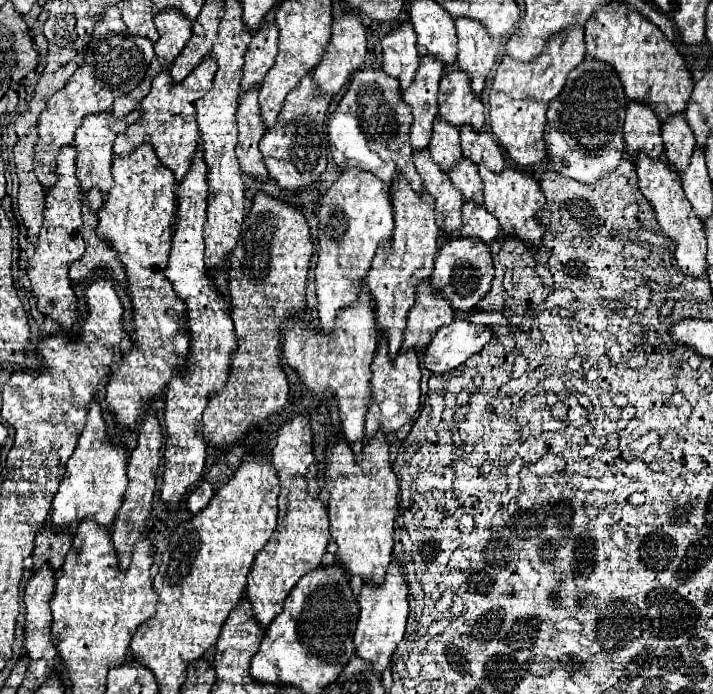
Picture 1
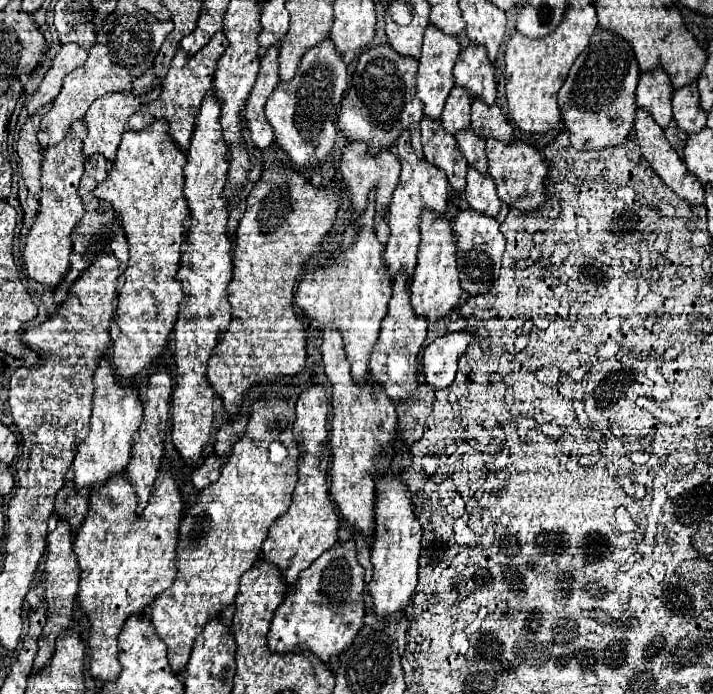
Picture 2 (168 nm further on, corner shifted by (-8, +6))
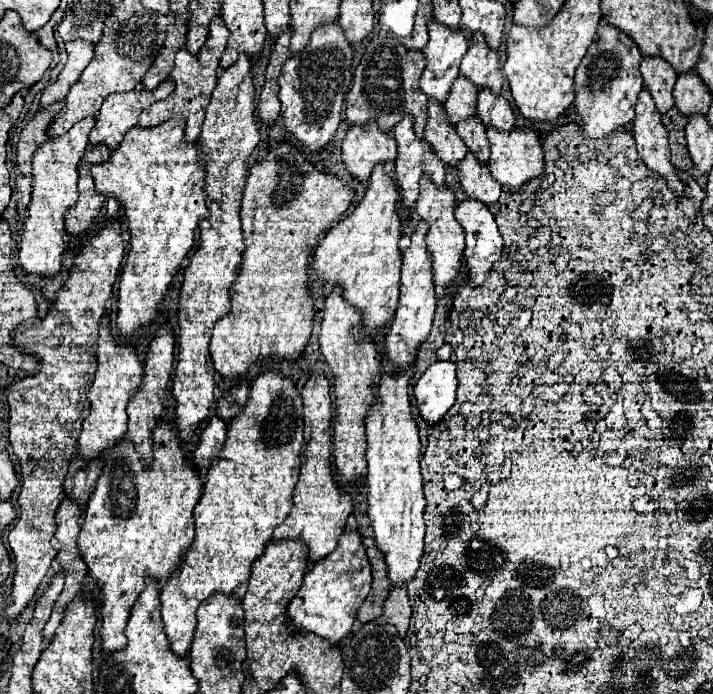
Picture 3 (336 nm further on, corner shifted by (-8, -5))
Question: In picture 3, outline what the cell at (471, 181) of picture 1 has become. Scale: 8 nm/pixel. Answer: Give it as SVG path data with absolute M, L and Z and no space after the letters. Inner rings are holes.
M472 116L470 120L458 122L456 132L464 140L468 150L480 160L480 164L486 164L486 160L490 156L490 144L488 144L486 128L482 126L482 122L476 116Z

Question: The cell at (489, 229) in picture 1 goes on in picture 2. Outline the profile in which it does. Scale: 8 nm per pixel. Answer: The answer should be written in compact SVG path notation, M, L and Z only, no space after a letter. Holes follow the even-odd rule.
M468 169L464 195L470 207L488 217L496 217L500 211L500 199L496 193L496 183L488 173L478 173L476 169Z

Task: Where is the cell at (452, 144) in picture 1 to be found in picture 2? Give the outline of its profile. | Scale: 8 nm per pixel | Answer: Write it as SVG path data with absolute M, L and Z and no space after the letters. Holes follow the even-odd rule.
M454 87L442 111L442 123L448 133L456 135L460 129L470 127L470 105L472 105L472 97L468 89Z

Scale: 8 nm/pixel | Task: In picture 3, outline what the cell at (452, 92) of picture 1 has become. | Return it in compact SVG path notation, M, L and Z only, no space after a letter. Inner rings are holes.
M474 34L470 40L470 48L460 64L460 74L474 82L480 90L488 88L492 92L500 92L502 88L502 72L498 62L498 52L486 46L484 36Z

